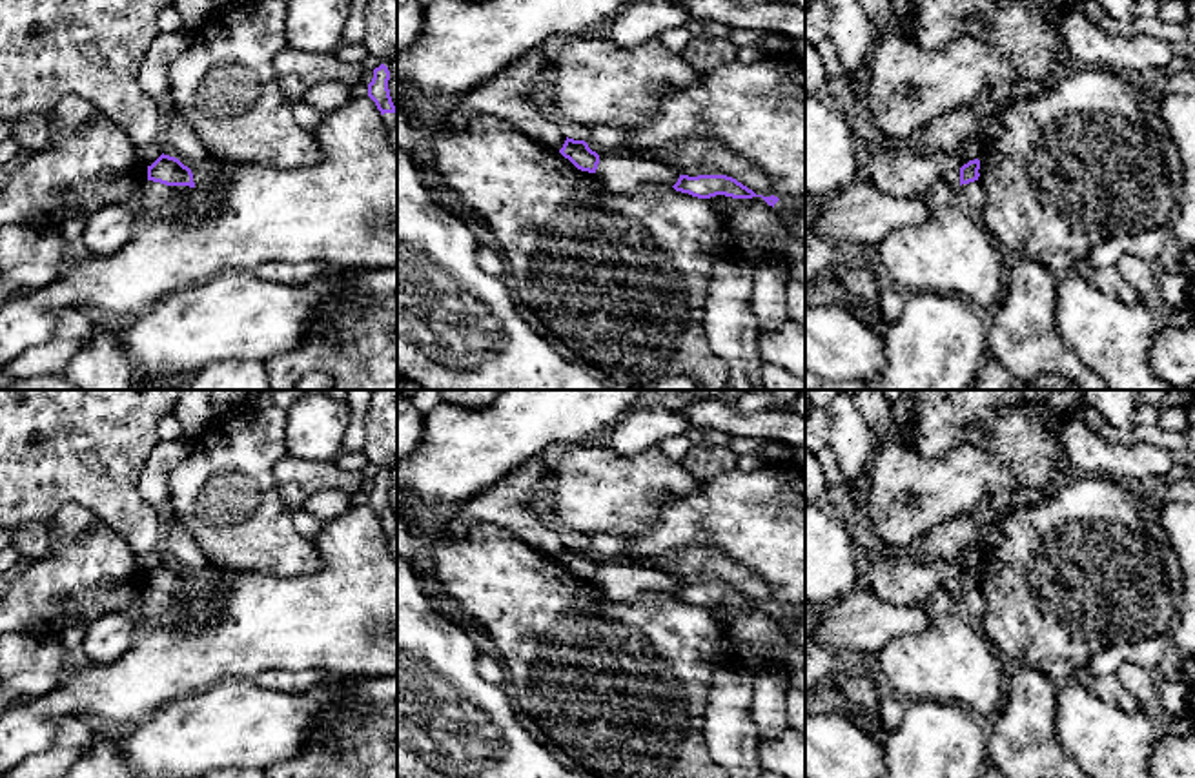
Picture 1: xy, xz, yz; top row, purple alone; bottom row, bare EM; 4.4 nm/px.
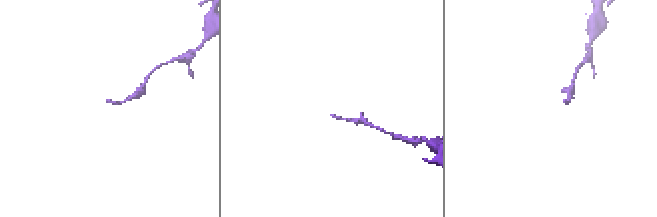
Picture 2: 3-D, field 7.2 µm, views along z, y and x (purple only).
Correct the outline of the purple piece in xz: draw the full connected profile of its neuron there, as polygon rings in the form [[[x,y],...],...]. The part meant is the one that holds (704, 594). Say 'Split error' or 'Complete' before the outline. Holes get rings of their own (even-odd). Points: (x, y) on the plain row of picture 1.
Complete. [[[679,583],[678,590],[672,596],[676,599],[689,601],[698,607],[710,607],[716,603],[725,603],[732,607],[761,605],[772,616],[780,609],[774,603],[771,605],[756,603],[752,598],[727,583],[698,583],[698,585]]]

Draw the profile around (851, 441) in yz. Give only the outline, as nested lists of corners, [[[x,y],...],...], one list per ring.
[[[851,392],[840,394],[829,406],[831,441],[843,483],[871,472],[873,430]]]

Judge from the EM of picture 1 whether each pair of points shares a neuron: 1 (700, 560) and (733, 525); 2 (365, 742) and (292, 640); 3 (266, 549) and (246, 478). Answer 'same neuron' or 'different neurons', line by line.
1: different neurons
2: different neurons
3: same neuron

